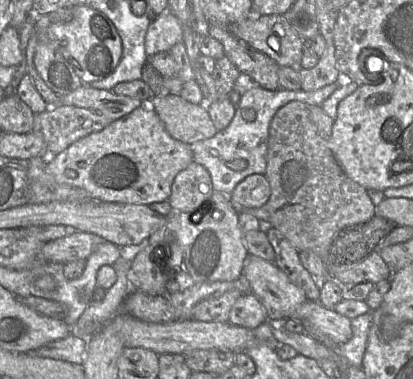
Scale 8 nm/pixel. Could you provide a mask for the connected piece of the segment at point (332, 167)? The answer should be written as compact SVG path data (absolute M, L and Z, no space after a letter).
M291 101L280 107L274 114L269 126L267 165L265 172L265 177L269 182L271 191L269 200L259 208L242 209L235 206L238 213L247 212L254 215L258 220L269 222L274 228L279 230L289 240L289 242L298 252L307 250L317 254L322 259L325 267L326 258L329 254L330 247L335 235L347 226L363 223L371 219L375 215L376 207L368 196L367 189L357 182L353 181L345 174L336 158L334 157L331 149L329 148L328 141L332 134L333 121L334 120L330 118L318 105L310 105L300 101Z

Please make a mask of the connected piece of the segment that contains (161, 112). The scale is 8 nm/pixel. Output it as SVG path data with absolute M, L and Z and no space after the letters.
M179 94L155 95L149 106L156 112L170 136L192 145L213 137L217 130L206 104L192 104Z

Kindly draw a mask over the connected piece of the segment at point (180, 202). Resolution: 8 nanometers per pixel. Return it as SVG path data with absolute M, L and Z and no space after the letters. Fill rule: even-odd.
M193 161L175 176L167 201L173 211L191 213L203 207L213 191L209 172Z

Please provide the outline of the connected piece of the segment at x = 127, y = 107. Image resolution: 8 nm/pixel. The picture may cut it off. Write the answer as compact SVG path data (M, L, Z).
M82 84L69 94L60 96L60 104L94 110L110 121L115 121L144 105L144 102L115 94L112 90L97 89Z

